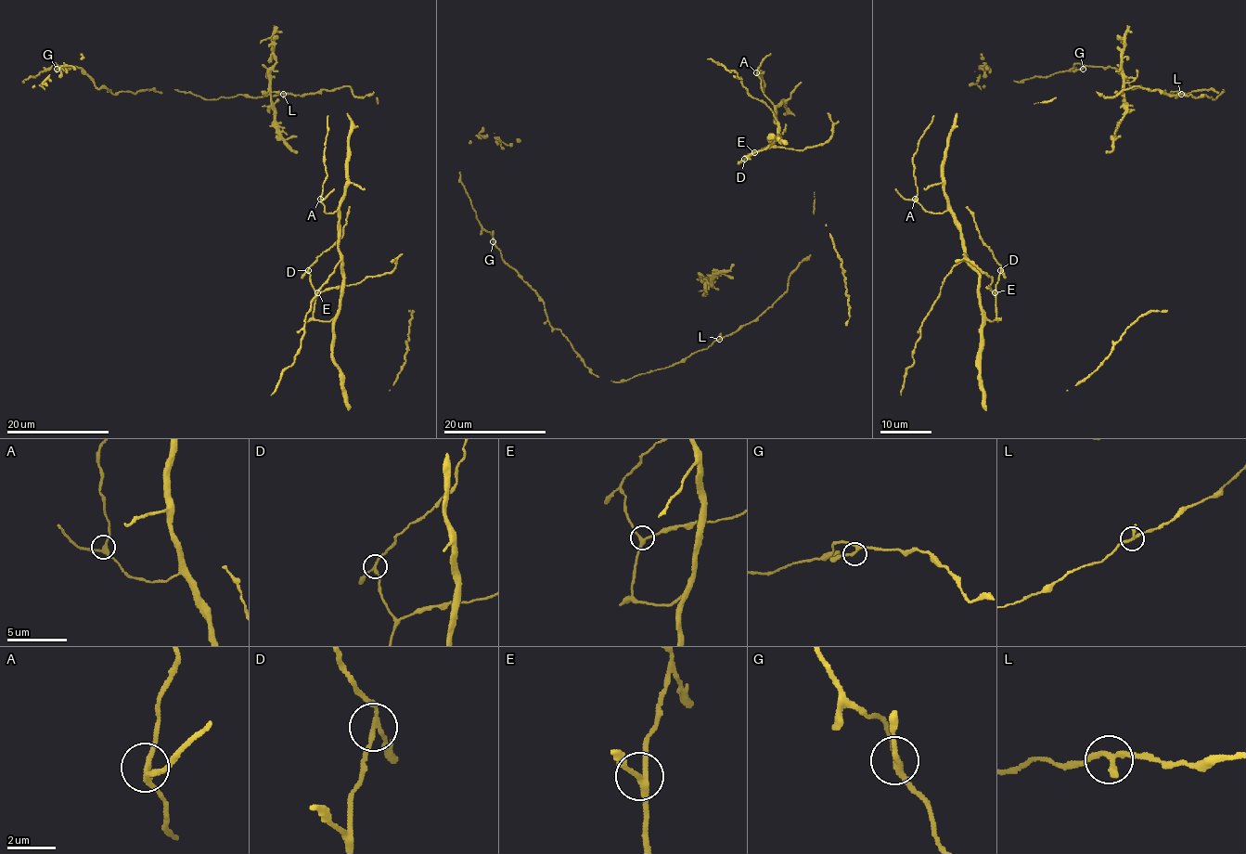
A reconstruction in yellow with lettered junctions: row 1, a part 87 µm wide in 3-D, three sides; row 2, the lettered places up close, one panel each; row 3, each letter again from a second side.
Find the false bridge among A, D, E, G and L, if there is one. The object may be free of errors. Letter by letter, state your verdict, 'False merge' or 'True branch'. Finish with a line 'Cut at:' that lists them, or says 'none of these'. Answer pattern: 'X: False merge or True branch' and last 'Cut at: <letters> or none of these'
A: True branch
D: False merge
E: True branch
G: True branch
L: True branch
Cut at: D

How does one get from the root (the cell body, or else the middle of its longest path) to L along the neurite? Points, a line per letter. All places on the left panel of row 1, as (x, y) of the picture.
L: (374, 92), (356, 97), (350, 86), (340, 86), (334, 90), (320, 89), (311, 94), (283, 94)

